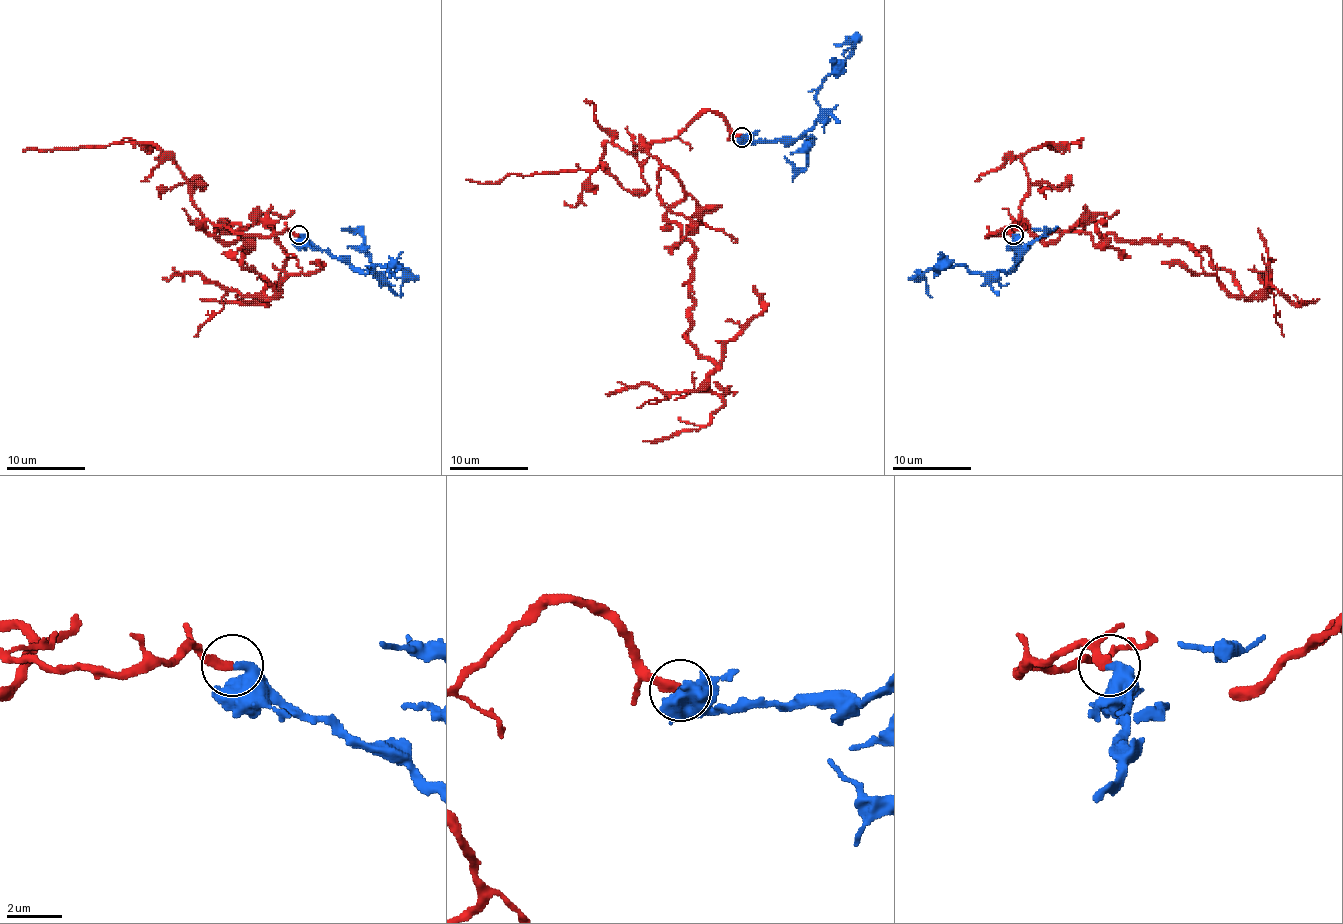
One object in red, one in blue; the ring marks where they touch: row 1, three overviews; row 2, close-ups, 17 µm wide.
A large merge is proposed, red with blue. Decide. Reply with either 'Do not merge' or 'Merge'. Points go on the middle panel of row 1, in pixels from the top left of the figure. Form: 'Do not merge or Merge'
Merge

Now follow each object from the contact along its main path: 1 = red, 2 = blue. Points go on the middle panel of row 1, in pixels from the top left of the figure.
1: (741, 136), (702, 111), (649, 146), (684, 189), (666, 219), (694, 248), (686, 339), (723, 404), (643, 441)
2: (741, 136), (757, 140), (800, 138), (820, 113), (816, 91), (853, 48), (845, 50), (843, 56)

